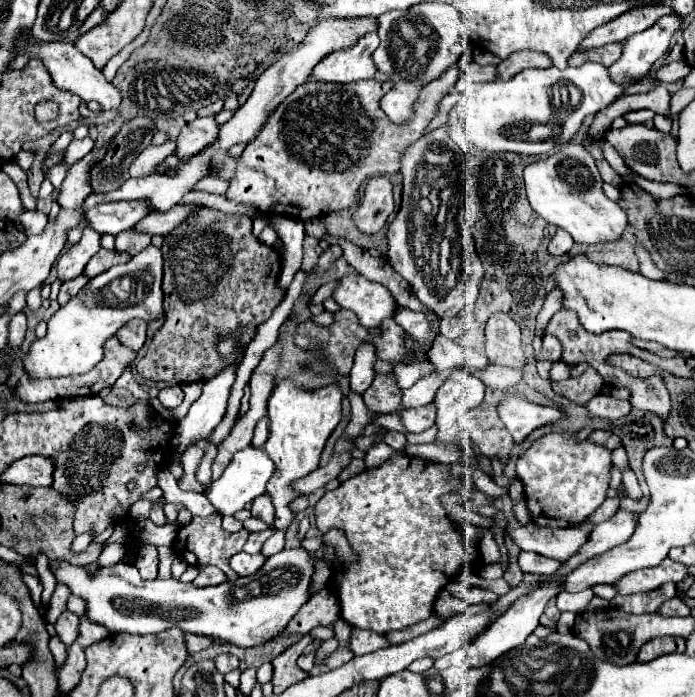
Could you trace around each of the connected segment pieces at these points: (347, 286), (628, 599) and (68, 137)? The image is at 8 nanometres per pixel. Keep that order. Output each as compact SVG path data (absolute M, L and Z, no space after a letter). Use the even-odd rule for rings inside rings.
M344 276L332 298L342 308L352 310L364 328L374 328L382 320L394 318L400 310L400 304L388 288L364 276Z
M664 584L658 590L652 592L640 592L640 594L628 594L628 596L616 596L612 602L616 608L630 612L630 614L646 614L646 612L658 612L658 608L676 596L676 584Z
M71 131L63 132L59 138L52 144L49 151L49 156L52 156L60 151L64 151L70 142L73 140L73 133ZM72 133L72 134L71 134Z

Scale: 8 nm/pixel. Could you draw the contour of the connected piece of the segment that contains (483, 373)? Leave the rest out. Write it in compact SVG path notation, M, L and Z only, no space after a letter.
M488 364L482 370L480 368L472 368L472 366L466 366L466 370L470 374L474 374L476 378L480 378L486 386L492 386L496 390L508 390L508 388L516 386L518 380L522 378L522 372L520 370L516 370L516 368L504 368L504 366L494 366L494 364Z

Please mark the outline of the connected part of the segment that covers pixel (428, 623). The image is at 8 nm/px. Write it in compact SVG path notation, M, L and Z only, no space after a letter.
M434 614L434 616L430 616L428 620L418 622L418 624L414 624L414 626L408 626L408 628L404 628L404 630L388 632L388 634L386 634L386 638L388 638L388 642L390 642L390 644L408 642L408 640L412 640L412 638L416 638L416 636L420 636L420 634L424 634L424 632L432 630L432 628L436 628L438 624L442 624L442 620L440 620L440 618Z

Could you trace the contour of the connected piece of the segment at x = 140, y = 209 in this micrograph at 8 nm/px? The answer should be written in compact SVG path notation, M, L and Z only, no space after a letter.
M128 200L128 202L110 202L96 206L86 214L86 224L102 234L120 234L132 230L144 216L150 214L150 200Z

